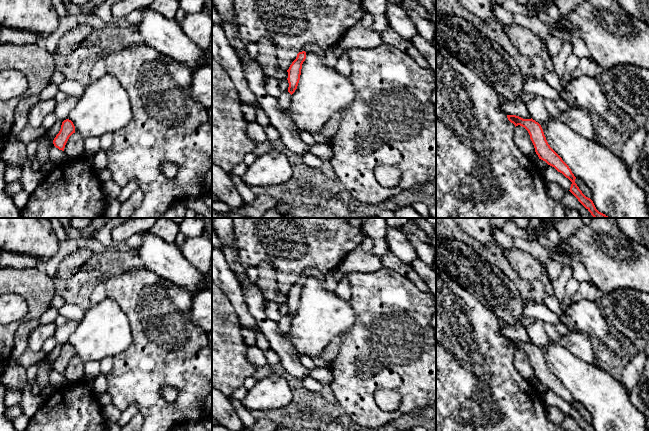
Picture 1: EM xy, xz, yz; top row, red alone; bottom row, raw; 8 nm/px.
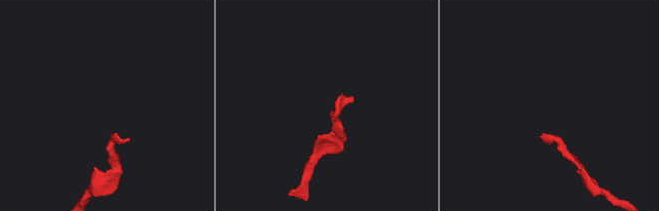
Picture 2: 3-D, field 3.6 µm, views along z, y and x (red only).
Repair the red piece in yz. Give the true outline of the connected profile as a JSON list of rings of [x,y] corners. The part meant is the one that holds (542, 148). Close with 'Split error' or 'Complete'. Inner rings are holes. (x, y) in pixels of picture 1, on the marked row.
[[[507,115],[508,120],[516,126],[524,127],[534,145],[535,152],[539,159],[545,161],[548,165],[554,167],[558,172],[562,173],[568,178],[572,184],[570,192],[578,199],[578,201],[591,213],[594,218],[609,218],[605,214],[599,212],[593,201],[586,197],[575,183],[576,177],[572,173],[569,166],[562,160],[562,158],[550,147],[544,135],[541,125],[535,120],[523,119],[516,115]]]. Complete

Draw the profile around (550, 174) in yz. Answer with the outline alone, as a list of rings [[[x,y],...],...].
[[[548,165],[543,171],[543,178],[546,183],[556,183],[563,188],[565,192],[570,190],[572,182],[562,173],[558,172],[554,167]]]

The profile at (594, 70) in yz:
[[[592,58],[580,59],[580,64],[576,70],[571,73],[571,79],[578,78],[580,76],[593,76],[596,77],[600,72],[598,65],[592,60]]]

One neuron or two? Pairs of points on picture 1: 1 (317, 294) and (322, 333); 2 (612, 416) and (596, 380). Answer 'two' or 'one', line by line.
1: one
2: one

